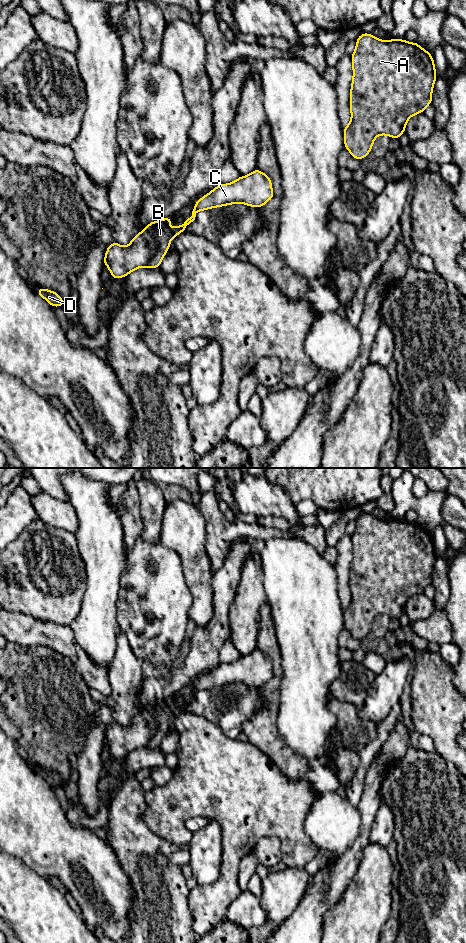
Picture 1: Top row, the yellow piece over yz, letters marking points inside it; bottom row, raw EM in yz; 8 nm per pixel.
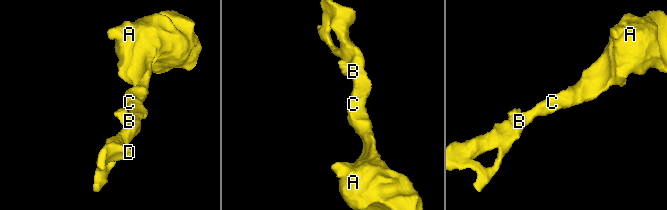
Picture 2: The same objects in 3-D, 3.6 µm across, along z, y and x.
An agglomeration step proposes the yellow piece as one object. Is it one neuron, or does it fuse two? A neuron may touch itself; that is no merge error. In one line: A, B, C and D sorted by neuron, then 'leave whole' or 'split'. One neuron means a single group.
A C D / B | split

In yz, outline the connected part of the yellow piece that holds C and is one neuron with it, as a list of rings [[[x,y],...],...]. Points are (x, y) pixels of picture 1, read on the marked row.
[[[256,168],[252,173],[240,176],[231,183],[220,183],[208,194],[197,200],[192,216],[182,225],[170,229],[171,239],[184,232],[186,227],[195,220],[196,213],[199,211],[235,203],[262,208],[264,204],[274,197],[270,177]]]

